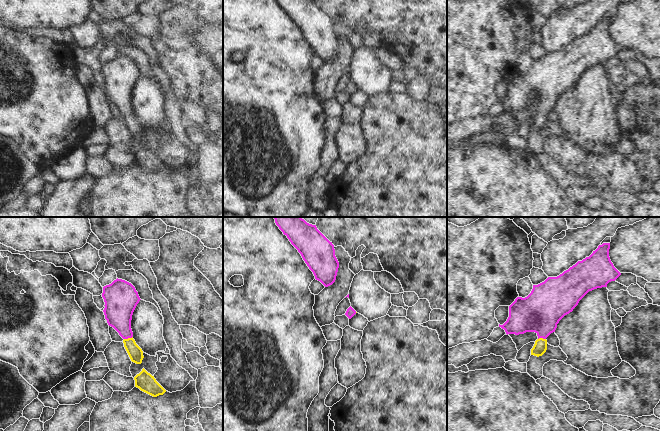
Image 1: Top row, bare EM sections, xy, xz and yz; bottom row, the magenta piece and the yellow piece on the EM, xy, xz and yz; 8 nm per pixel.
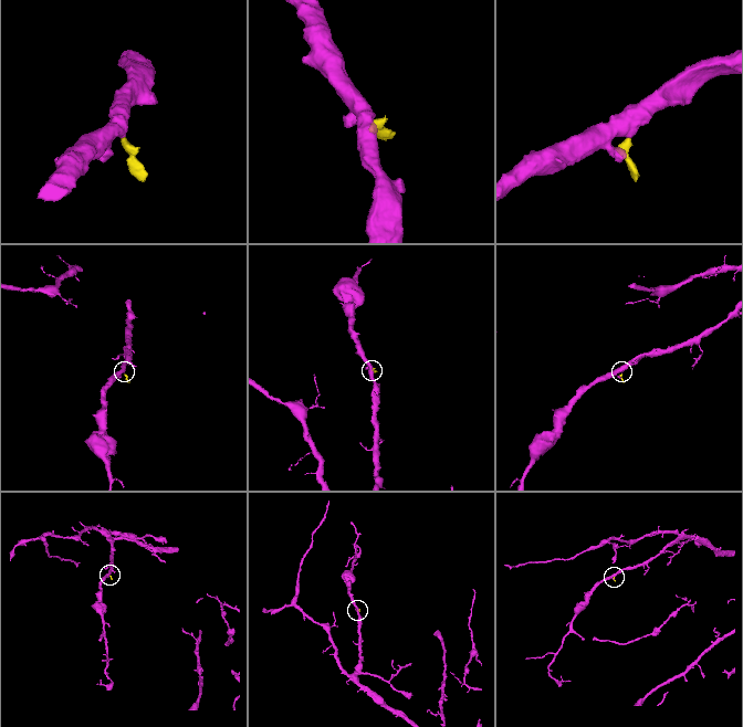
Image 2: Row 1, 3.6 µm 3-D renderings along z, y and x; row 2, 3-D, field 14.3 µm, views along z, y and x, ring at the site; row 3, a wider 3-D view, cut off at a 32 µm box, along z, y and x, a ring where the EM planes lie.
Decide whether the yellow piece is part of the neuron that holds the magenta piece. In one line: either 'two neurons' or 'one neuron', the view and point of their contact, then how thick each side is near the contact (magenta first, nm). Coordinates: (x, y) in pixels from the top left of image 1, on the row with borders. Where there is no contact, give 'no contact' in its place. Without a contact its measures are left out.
one neuron | xy (128, 337) | 240/120 nm

